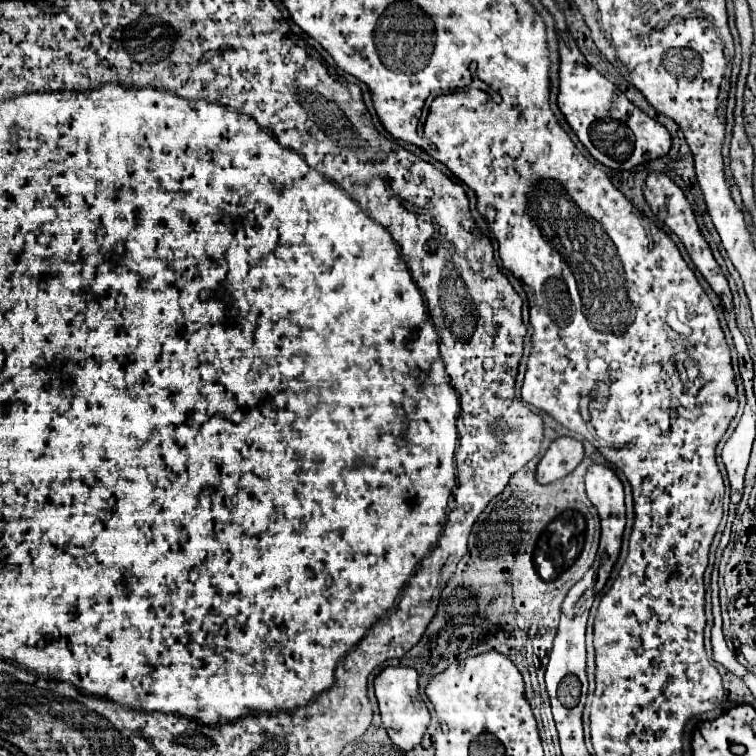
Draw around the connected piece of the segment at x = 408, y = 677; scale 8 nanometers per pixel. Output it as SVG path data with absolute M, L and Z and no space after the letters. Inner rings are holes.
M387 667L375 677L375 695L379 701L383 727L387 731L393 731L387 735L403 751L409 751L421 743L421 737L423 737L423 733L429 725L429 719L431 719L429 709L419 695L417 679L419 679L419 675L411 667Z

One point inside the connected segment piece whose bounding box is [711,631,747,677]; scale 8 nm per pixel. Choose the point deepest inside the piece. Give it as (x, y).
(722, 654)

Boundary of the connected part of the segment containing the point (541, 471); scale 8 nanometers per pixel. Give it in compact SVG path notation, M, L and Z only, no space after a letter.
M559 437L551 443L537 465L537 483L553 483L569 475L583 459L583 443L573 437Z

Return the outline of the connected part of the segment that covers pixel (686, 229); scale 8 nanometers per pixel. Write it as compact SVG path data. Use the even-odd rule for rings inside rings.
M649 173L647 185L645 185L645 191L643 191L643 193L645 193L645 199L647 199L651 211L657 215L657 219L659 219L661 223L665 223L665 225L683 241L683 245L687 247L689 257L693 259L695 267L697 267L697 269L701 271L701 275L707 279L707 283L711 285L711 289L721 297L723 307L725 307L725 309L731 309L731 307L733 307L731 289L729 289L729 285L727 285L727 279L725 279L721 267L717 265L717 261L715 261L715 257L713 257L713 253L711 253L709 243L703 239L703 235L701 235L701 231L699 231L699 223L697 223L697 219L695 219L695 213L693 213L693 209L691 209L691 203L687 201L685 193L683 193L665 173Z

